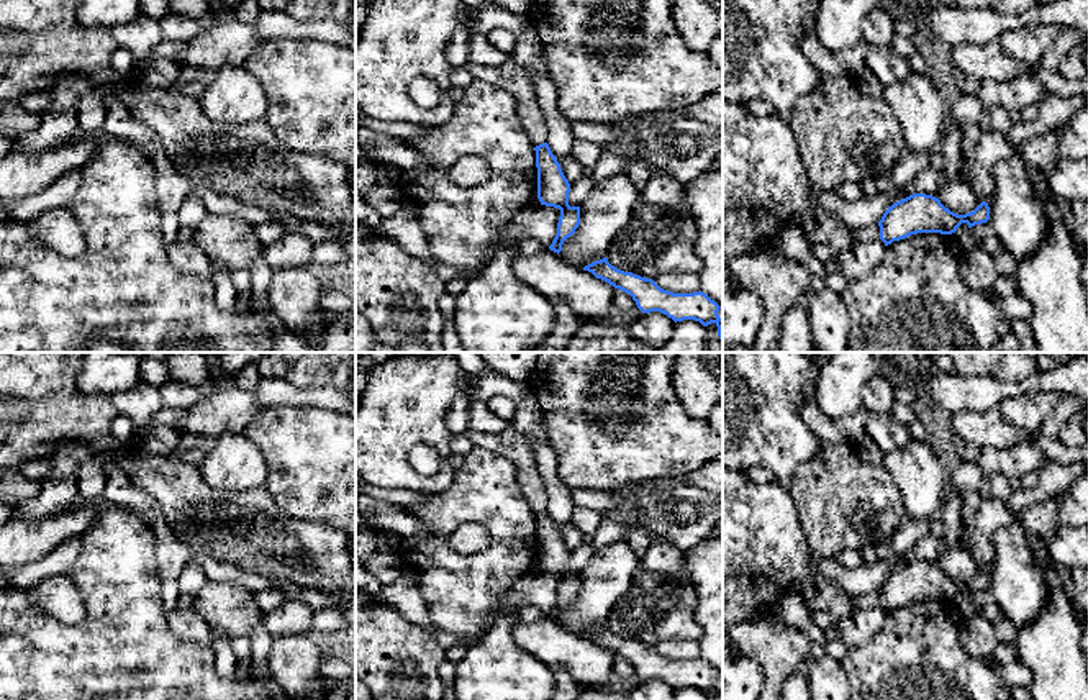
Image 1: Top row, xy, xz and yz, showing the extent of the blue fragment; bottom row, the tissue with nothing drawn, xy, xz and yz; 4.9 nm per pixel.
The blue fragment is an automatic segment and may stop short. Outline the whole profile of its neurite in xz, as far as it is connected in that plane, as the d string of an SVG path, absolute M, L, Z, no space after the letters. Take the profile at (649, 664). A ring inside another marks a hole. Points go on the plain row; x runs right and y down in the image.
M606 625L585 633L583 638L629 661L642 680L660 679L675 690L683 687L695 687L703 693L714 690L718 700L723 700L723 685L718 682L721 674L701 657L693 661L664 657L652 646L616 636Z

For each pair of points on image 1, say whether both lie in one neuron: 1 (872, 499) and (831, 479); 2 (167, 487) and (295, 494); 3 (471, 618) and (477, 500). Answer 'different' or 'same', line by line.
1: same
2: different
3: same

